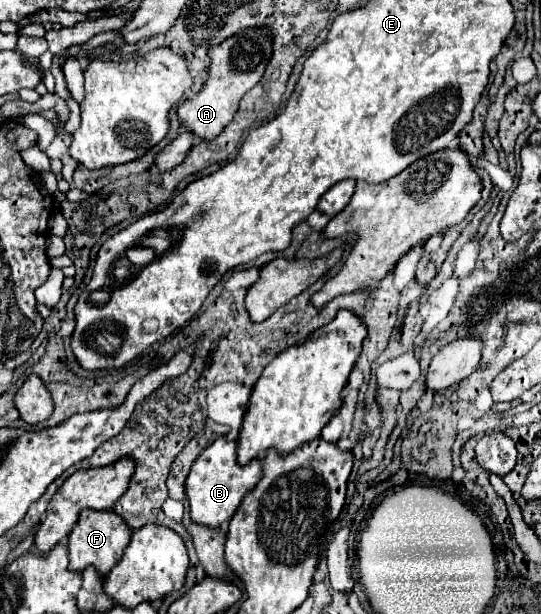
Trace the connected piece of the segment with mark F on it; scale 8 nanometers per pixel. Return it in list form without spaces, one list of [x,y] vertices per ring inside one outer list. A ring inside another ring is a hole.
[[[91,508],[81,510],[79,520],[71,530],[69,542],[67,542],[69,568],[75,572],[83,572],[87,566],[95,566],[97,572],[105,576],[123,556],[123,550],[127,548],[129,538],[131,538],[131,528],[113,510],[97,510],[97,512]]]

